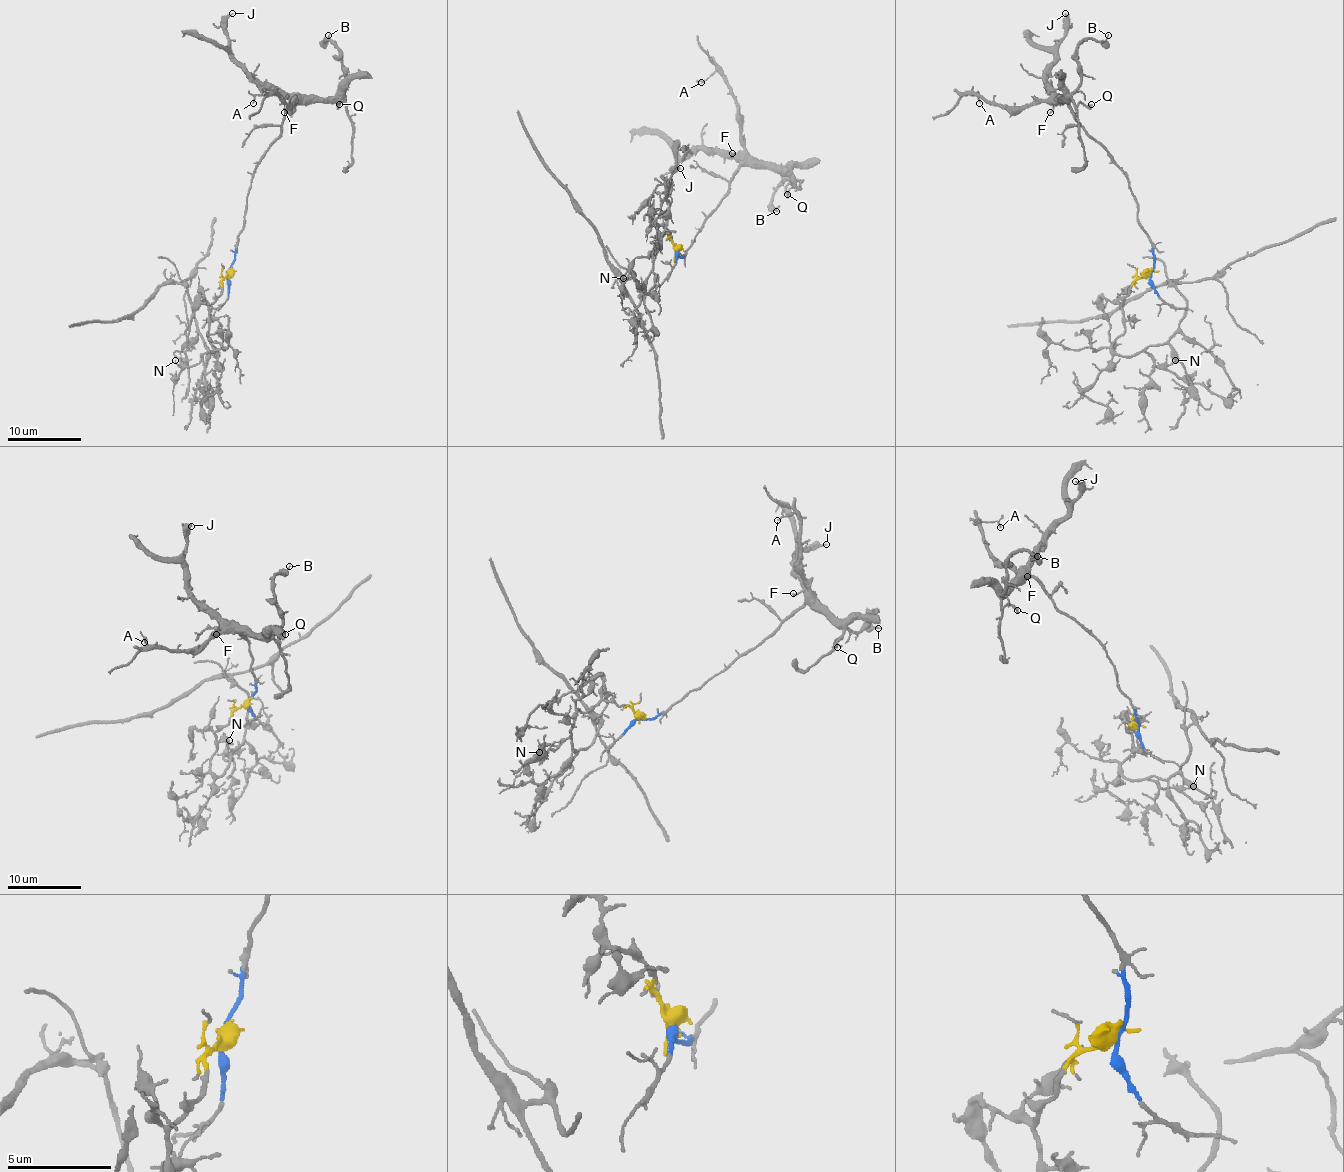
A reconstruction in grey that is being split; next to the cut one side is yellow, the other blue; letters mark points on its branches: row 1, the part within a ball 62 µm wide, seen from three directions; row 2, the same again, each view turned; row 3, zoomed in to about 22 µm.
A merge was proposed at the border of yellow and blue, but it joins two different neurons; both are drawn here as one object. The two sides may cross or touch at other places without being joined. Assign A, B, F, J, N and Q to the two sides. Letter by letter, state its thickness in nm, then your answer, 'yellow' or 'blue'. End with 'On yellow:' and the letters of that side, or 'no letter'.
A: calibre 70 nm; blue
B: calibre 100 nm; blue
F: calibre 120 nm; blue
J: calibre 120 nm; blue
N: calibre 120 nm; yellow
Q: calibre 190 nm; blue
On yellow: N

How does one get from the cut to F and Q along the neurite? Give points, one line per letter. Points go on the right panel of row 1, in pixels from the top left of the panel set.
F: (1151, 273), (1153, 243), (1140, 223), (1138, 203), (1127, 173), (1088, 133), (1064, 101), (1055, 99), (1049, 112)
Q: (1151, 273), (1153, 243), (1140, 223), (1138, 203), (1127, 173), (1064, 101), (1092, 105)

